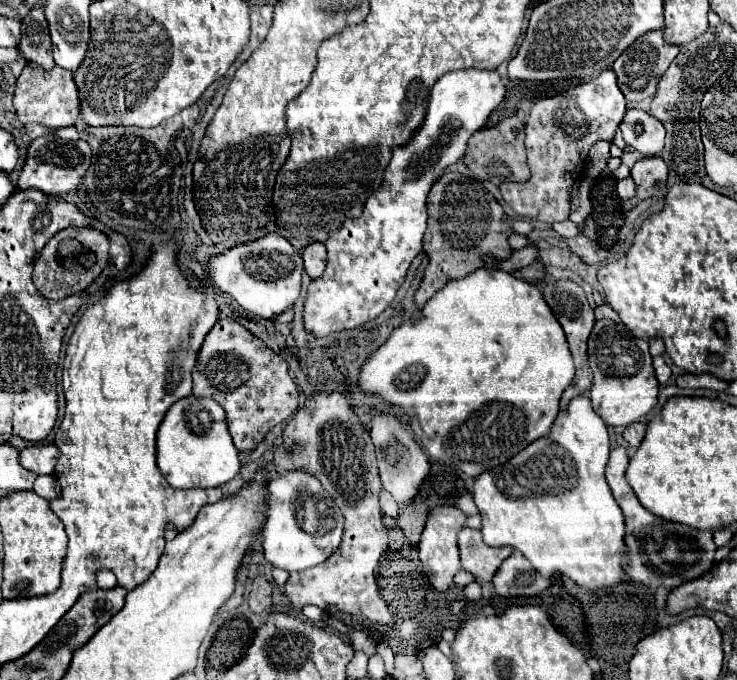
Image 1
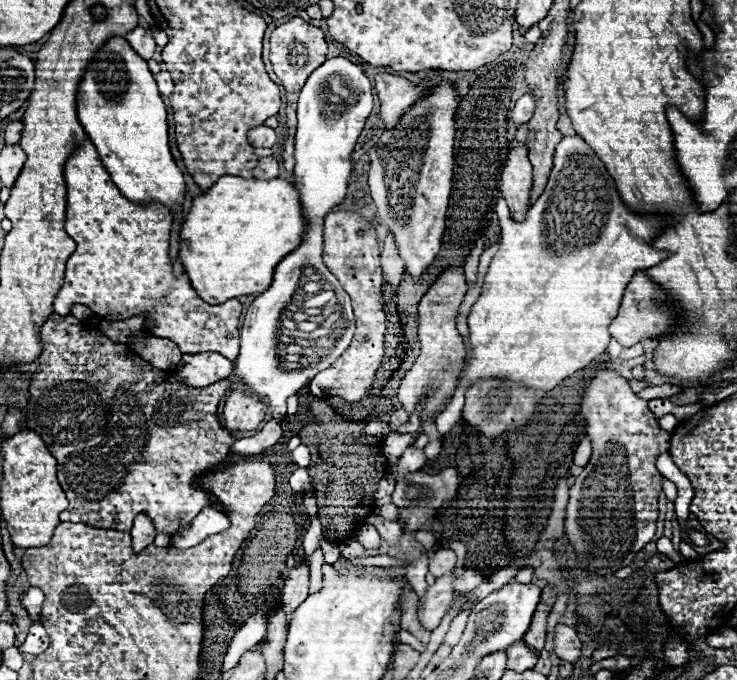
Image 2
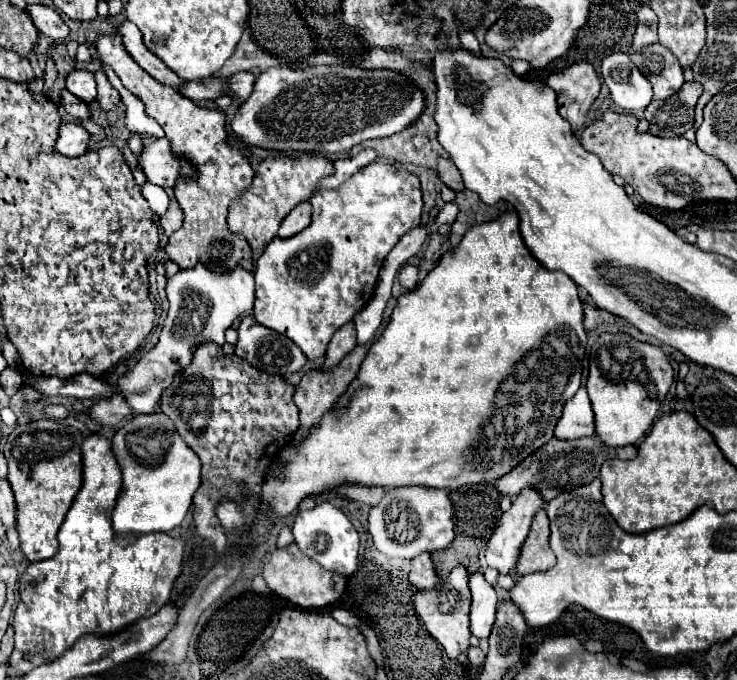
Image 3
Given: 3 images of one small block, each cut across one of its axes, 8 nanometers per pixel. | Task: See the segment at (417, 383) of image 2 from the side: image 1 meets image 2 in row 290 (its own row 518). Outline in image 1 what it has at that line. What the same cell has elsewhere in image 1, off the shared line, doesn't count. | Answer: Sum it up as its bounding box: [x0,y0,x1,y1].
[418,506,466,594]

